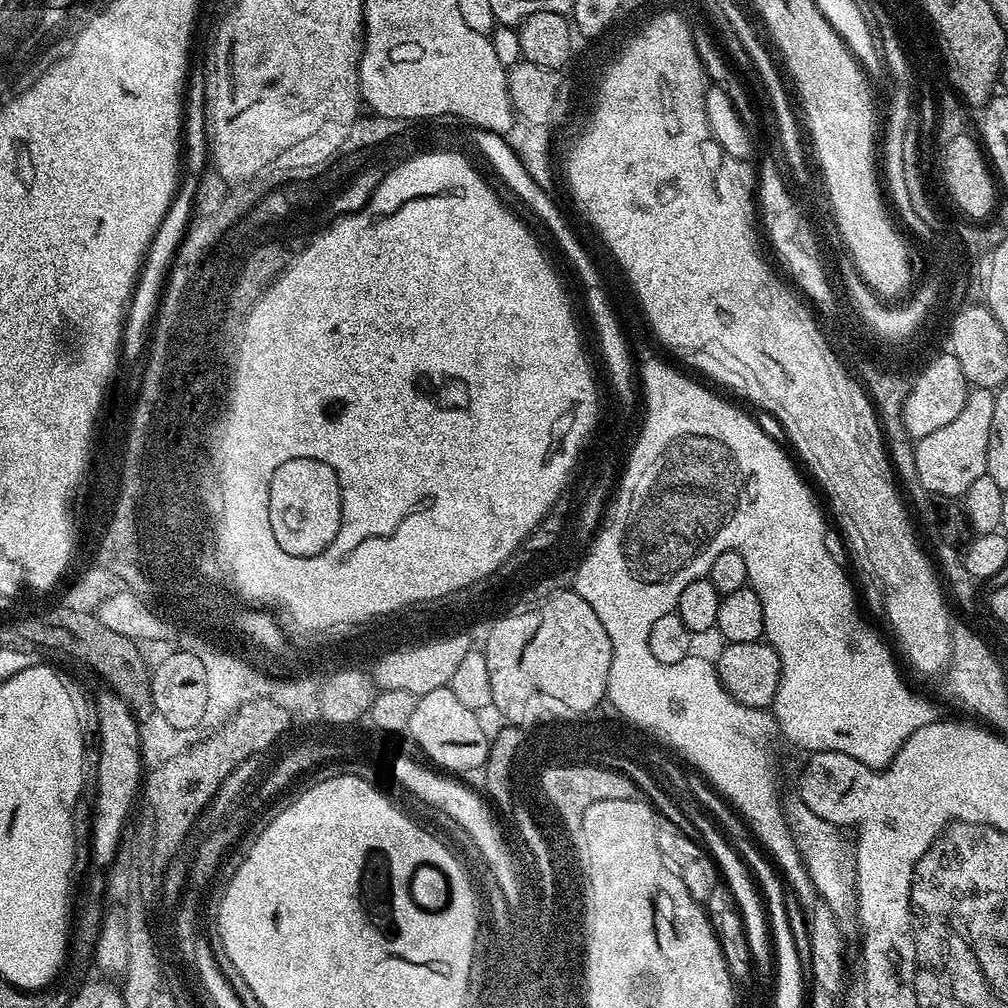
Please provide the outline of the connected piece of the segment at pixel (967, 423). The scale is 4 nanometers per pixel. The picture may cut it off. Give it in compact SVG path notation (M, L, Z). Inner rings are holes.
M972 388L966 398L966 406L954 422L934 430L934 434L919 437L920 449L913 454L916 463L915 478L920 479L919 487L925 493L937 498L944 496L963 497L966 490L977 478L986 475L986 454L990 446L990 422L994 418L994 395L991 388Z

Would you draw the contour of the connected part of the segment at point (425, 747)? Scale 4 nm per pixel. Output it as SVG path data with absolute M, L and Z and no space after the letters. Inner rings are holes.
M445 686L430 690L417 699L406 732L408 736L412 735L413 742L433 760L433 765L441 764L436 766L449 768L444 770L452 774L472 772L475 768L480 770L485 767L490 743L490 739L482 734L476 715L462 706L462 702L458 702L458 698L454 698L452 691Z

